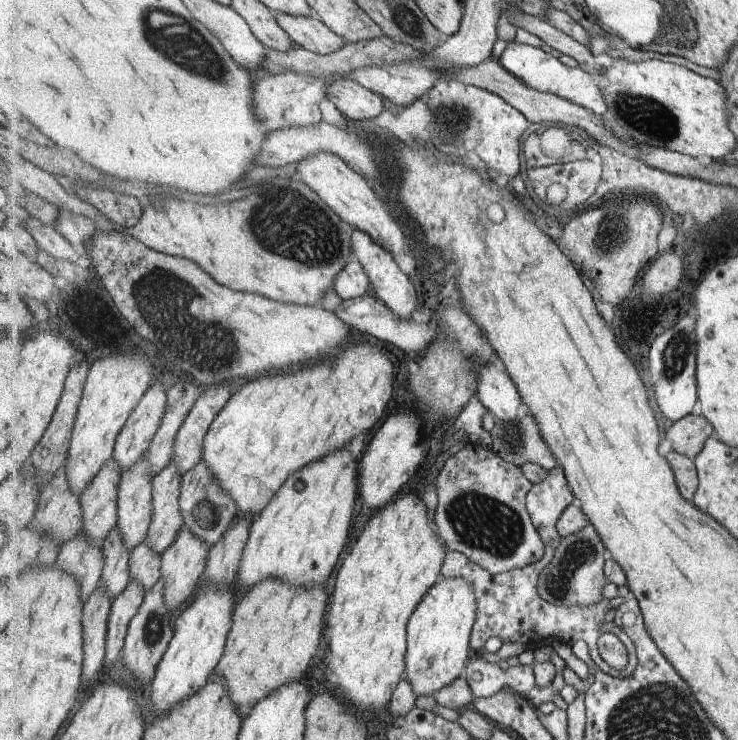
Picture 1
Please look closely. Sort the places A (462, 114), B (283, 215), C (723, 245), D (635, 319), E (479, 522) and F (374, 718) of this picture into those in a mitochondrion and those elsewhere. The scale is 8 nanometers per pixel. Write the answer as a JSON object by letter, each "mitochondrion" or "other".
{"A":"mitochondrion","B":"mitochondrion","C":"other","D":"other","E":"mitochondrion","F":"other"}

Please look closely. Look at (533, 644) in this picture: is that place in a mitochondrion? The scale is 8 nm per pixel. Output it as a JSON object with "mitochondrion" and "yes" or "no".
{"mitochondrion":"no"}

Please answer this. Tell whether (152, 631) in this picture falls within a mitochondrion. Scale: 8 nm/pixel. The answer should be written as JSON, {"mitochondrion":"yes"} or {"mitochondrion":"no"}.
{"mitochondrion":"yes"}

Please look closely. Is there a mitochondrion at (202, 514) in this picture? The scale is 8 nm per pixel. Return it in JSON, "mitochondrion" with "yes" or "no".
{"mitochondrion":"yes"}

